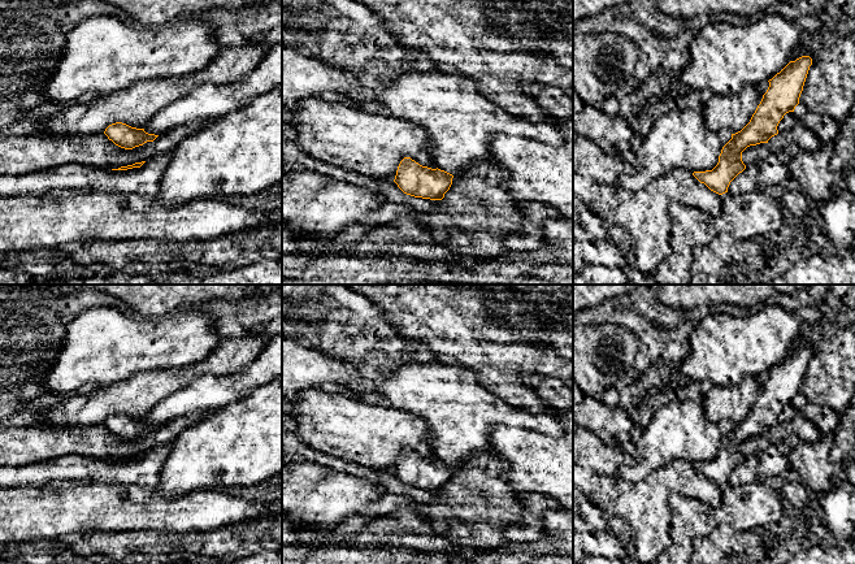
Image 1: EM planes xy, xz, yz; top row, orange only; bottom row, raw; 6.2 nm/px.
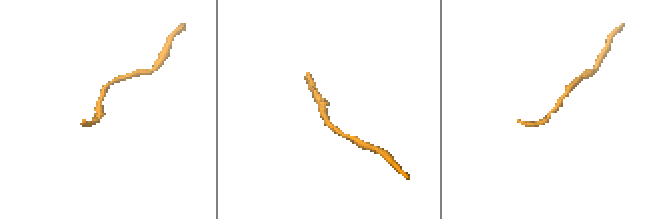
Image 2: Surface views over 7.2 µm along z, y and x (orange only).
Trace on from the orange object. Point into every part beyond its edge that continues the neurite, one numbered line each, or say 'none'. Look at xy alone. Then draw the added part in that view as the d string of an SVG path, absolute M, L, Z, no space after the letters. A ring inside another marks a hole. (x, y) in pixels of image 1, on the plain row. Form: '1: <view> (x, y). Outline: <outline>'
none

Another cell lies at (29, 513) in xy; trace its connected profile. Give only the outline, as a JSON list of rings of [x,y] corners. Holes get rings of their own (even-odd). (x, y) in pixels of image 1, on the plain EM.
[[[94,482],[68,489],[0,486],[0,545],[47,543],[64,535],[91,532],[211,532],[265,515],[270,515],[269,504],[223,490],[191,491],[179,498],[164,498],[156,487],[135,483]]]

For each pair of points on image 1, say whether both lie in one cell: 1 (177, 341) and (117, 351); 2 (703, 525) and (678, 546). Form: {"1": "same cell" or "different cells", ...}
{"1": "same cell", "2": "same cell"}

